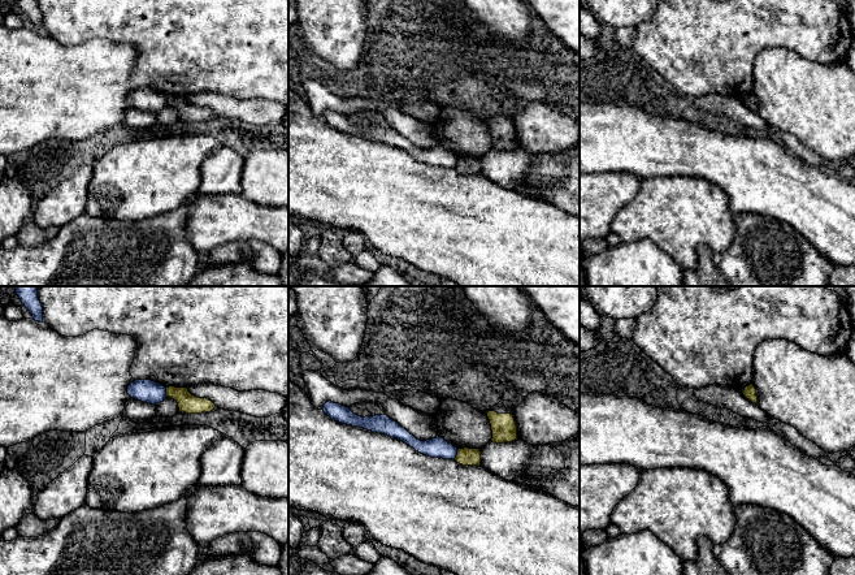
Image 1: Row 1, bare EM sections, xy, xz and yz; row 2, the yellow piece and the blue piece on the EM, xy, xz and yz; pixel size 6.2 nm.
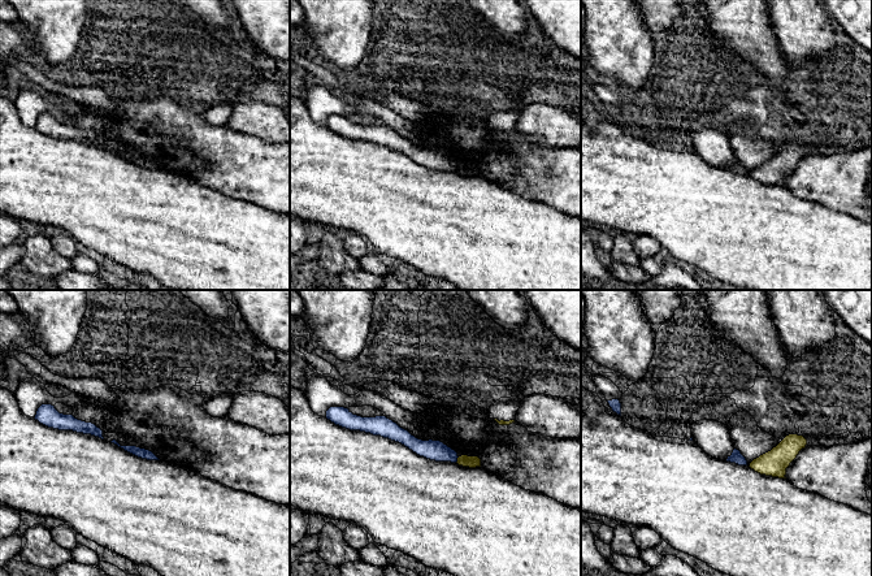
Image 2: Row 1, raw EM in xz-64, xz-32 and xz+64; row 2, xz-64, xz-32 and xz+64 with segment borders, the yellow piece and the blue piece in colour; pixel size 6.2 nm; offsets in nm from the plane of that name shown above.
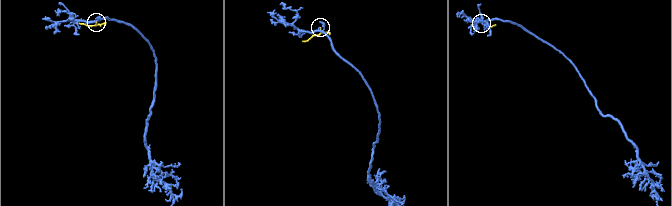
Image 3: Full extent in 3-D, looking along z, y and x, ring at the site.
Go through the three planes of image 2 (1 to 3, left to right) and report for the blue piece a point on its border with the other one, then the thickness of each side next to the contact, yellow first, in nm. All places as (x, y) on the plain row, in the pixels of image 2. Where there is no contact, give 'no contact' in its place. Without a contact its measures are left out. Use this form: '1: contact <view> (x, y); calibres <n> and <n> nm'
1: no contact
2: contact xz-32 (458, 168); calibres 80 and 130 nm
3: no contact

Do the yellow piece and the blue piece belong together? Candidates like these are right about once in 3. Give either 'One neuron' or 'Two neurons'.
Two neurons

